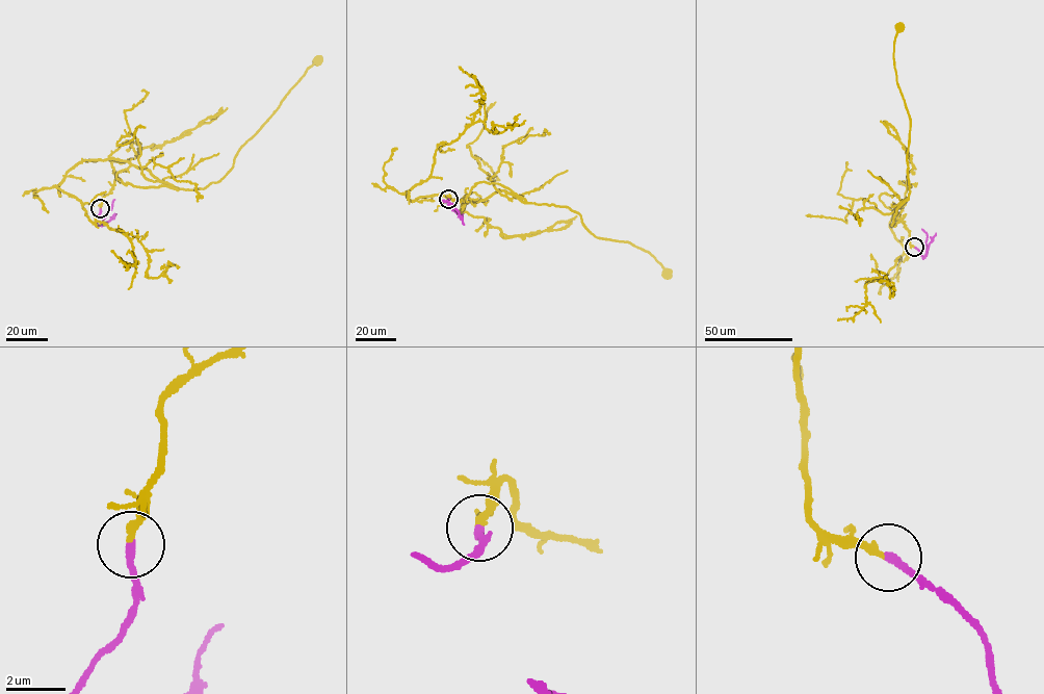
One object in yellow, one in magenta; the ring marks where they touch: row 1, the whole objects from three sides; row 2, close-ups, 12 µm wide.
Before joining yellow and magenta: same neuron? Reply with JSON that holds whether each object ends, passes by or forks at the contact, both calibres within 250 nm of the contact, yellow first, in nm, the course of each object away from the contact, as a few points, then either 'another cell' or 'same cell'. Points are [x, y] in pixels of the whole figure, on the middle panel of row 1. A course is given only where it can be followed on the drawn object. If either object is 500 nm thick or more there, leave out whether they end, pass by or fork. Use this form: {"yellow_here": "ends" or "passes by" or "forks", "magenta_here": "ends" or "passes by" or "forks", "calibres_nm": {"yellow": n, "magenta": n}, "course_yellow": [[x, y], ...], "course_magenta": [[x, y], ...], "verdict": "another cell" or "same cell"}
{"yellow_here": "ends", "magenta_here": "ends", "calibres_nm": {"yellow": 240, "magenta": 260}, "course_yellow": [[448, 199], [485, 199], [499, 189], [523, 202], [566, 207], [579, 214], [590, 232], [647, 252], [668, 275]], "course_magenta": [[448, 199], [444, 201], [447, 201], [452, 210], [460, 216], [463, 214]], "verdict": "same cell"}

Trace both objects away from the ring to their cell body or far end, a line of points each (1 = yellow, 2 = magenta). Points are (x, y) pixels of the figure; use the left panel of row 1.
1: (100, 207), (119, 172), (131, 165), (180, 188), (217, 182), (241, 146), (318, 61)
2: (100, 207), (96, 219), (98, 225), (114, 199)

